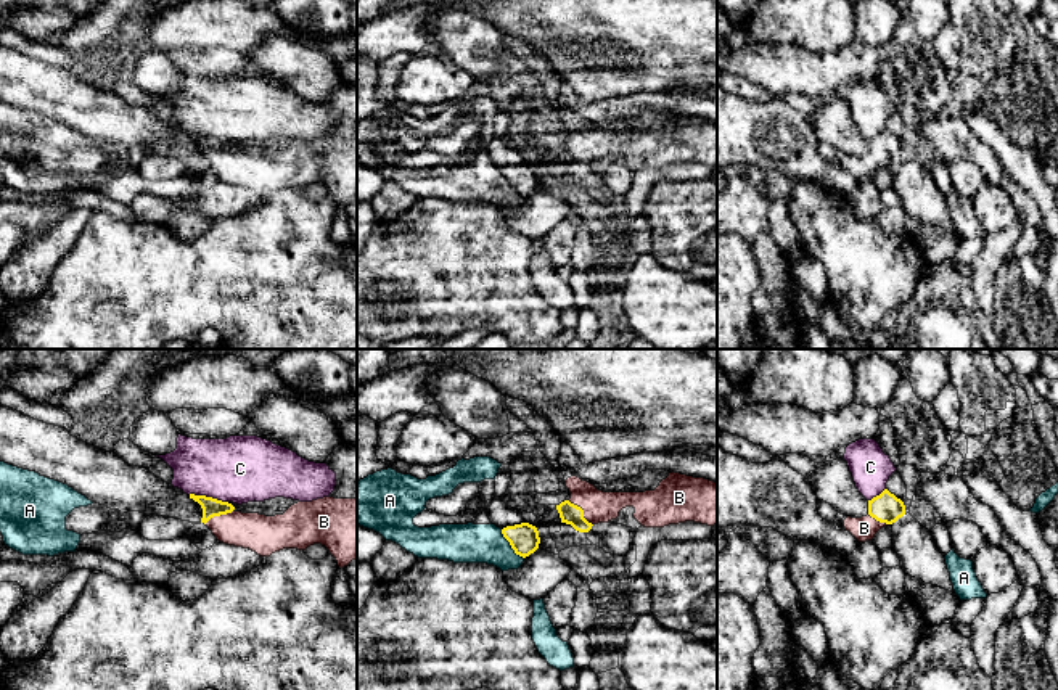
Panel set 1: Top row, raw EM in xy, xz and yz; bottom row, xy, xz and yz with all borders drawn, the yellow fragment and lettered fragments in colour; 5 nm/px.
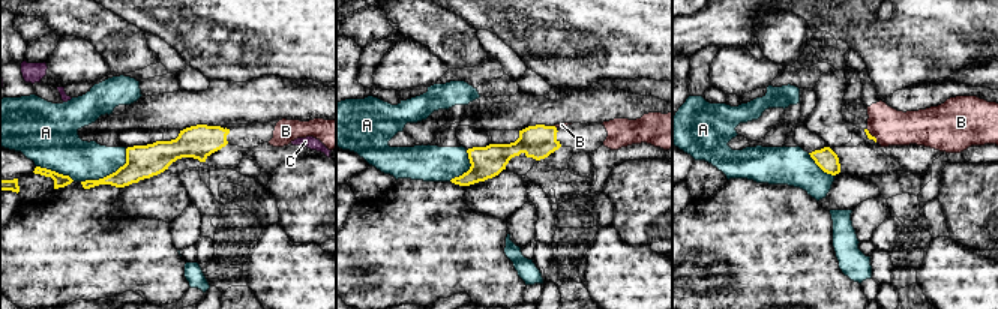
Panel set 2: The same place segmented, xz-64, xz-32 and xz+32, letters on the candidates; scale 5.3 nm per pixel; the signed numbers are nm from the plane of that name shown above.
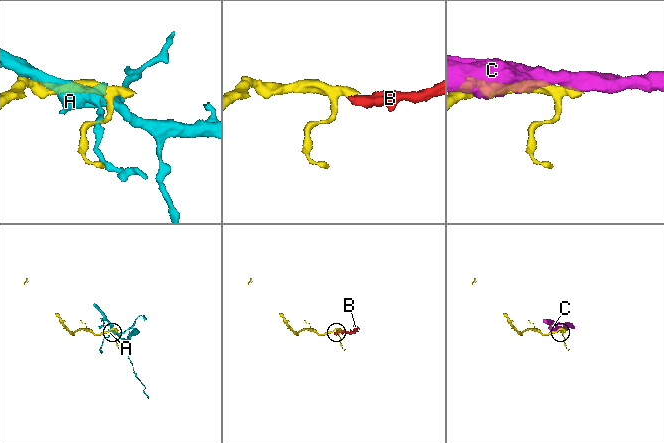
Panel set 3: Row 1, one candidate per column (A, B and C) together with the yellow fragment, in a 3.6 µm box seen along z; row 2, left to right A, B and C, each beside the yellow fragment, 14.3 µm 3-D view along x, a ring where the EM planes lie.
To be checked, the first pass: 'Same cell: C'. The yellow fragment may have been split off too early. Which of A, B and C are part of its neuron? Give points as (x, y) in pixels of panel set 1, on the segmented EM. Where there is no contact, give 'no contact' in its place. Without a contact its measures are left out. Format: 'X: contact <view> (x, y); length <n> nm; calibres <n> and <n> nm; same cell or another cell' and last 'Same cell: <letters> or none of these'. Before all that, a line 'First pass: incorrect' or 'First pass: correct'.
First pass: incorrect
A: contact xz (510, 544); length 190 nm; calibres 150 and 190 nm; another cell
B: contact xz (582, 510); length 180 nm; calibres 110 and 160 nm; same cell
C: contact xy (208, 497); length 200 nm; calibres 100 and 340 nm; another cell
Same cell: B

